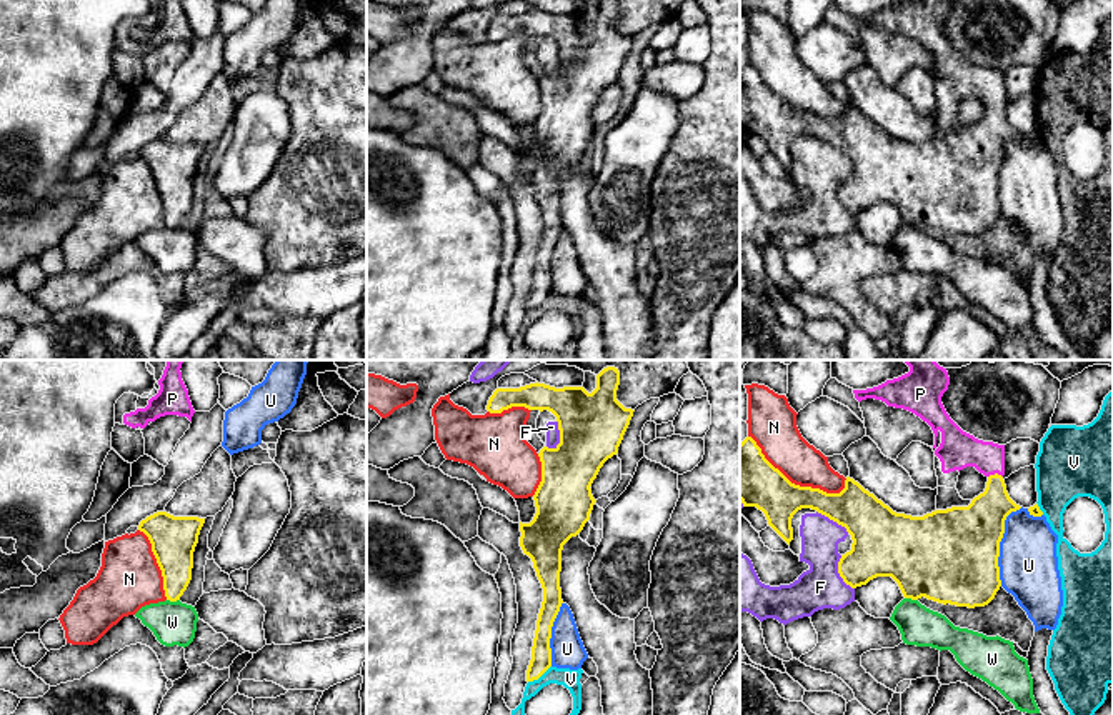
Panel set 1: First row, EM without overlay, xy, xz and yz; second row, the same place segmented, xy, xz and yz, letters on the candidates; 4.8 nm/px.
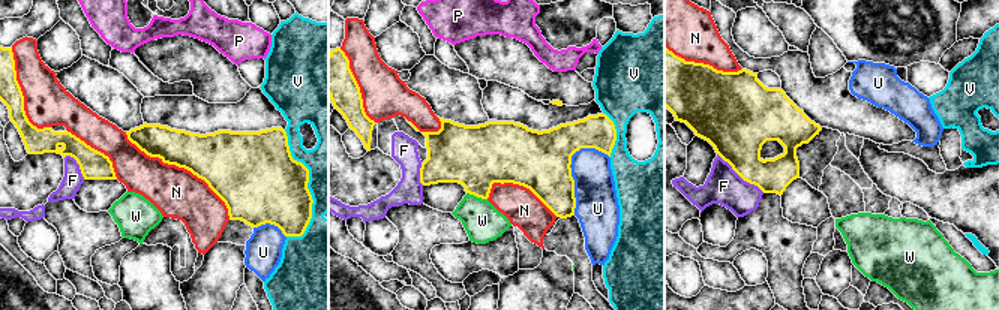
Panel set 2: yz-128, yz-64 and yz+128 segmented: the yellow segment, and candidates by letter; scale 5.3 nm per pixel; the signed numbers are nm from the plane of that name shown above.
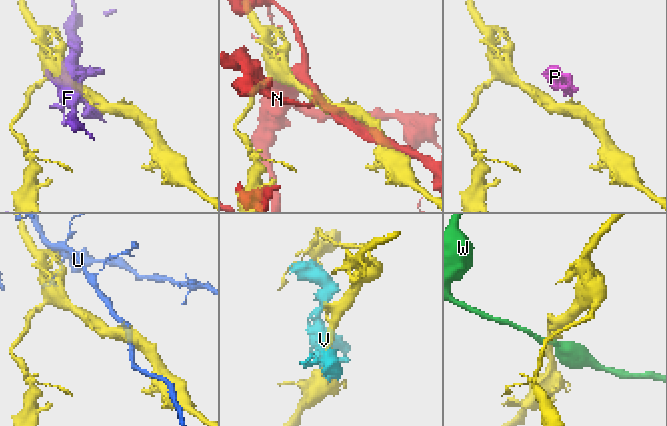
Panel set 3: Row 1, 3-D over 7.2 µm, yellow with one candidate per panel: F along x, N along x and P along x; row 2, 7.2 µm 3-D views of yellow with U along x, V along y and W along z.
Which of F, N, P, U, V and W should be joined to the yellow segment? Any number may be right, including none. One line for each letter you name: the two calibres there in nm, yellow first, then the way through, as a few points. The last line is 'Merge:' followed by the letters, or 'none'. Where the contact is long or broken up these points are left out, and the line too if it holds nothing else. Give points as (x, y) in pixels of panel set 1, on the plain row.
P: Thickness 220 nm (yellow) against 180 nm. Path across: yz (982, 150), (995, 130), (995, 100), (973, 79), (958, 75)
Merge: P

